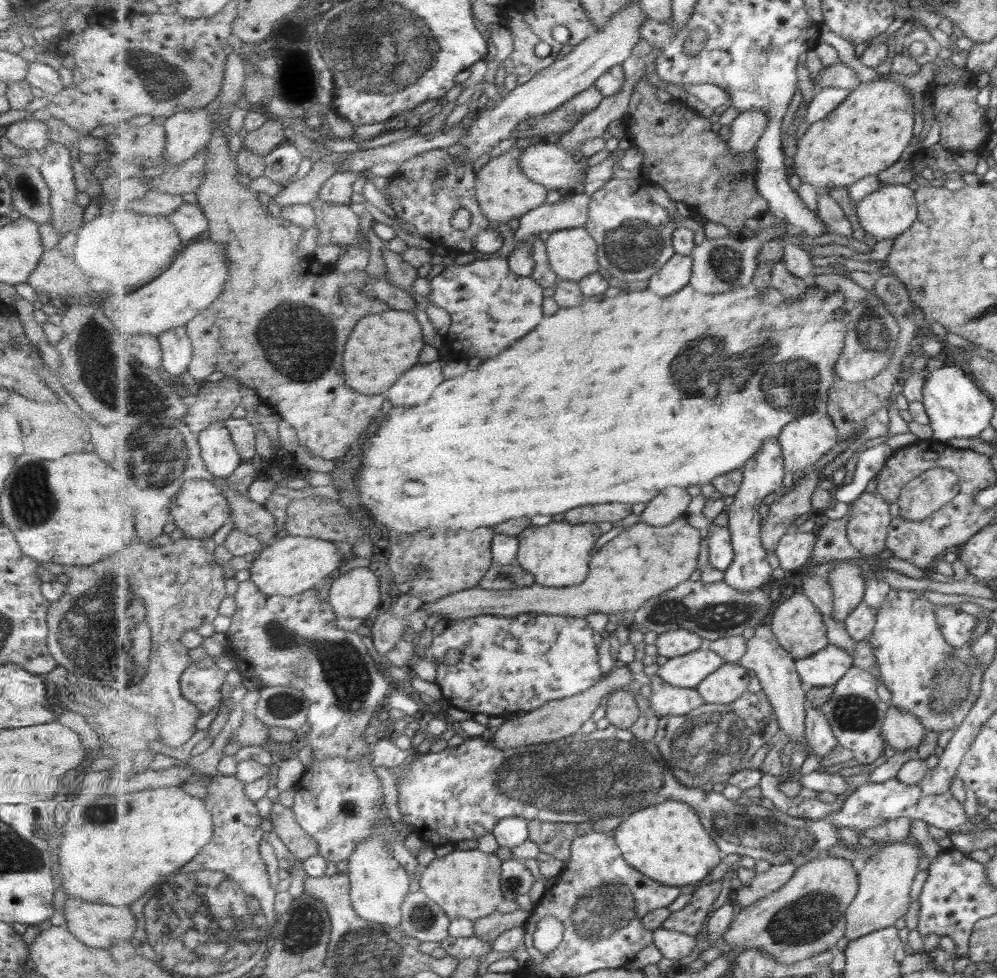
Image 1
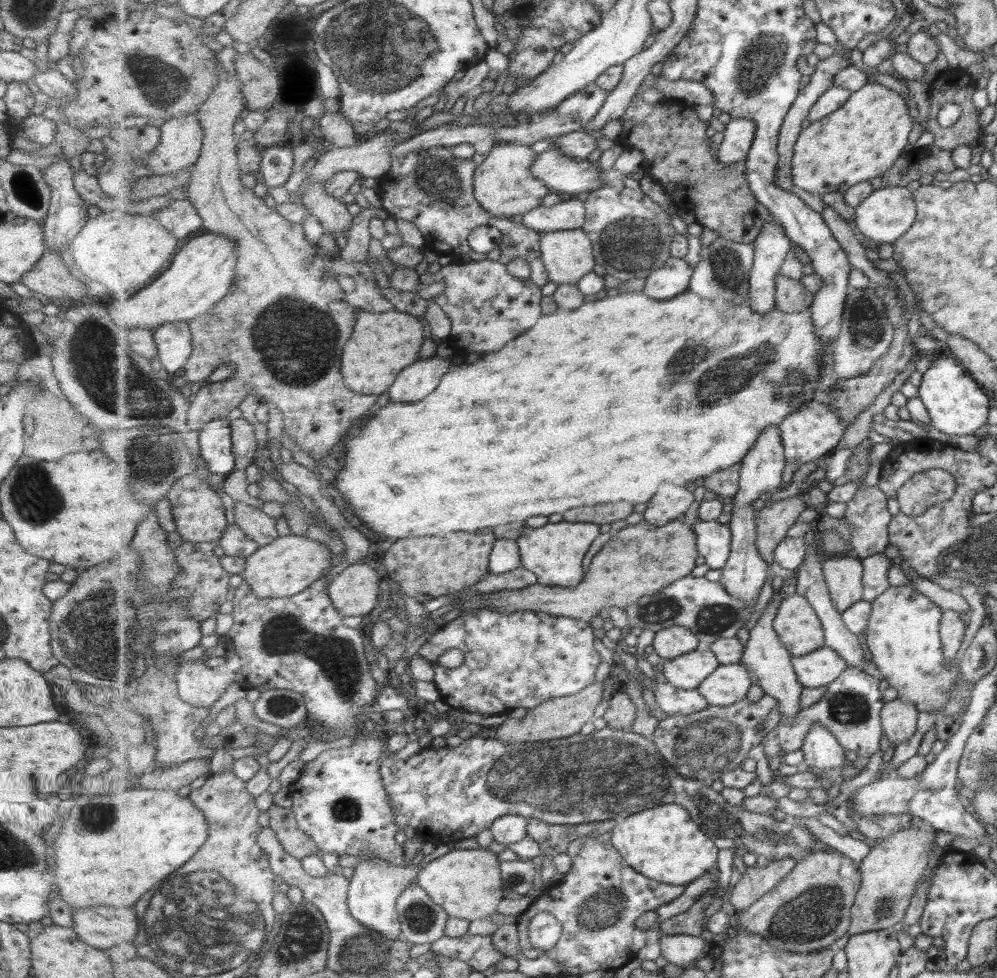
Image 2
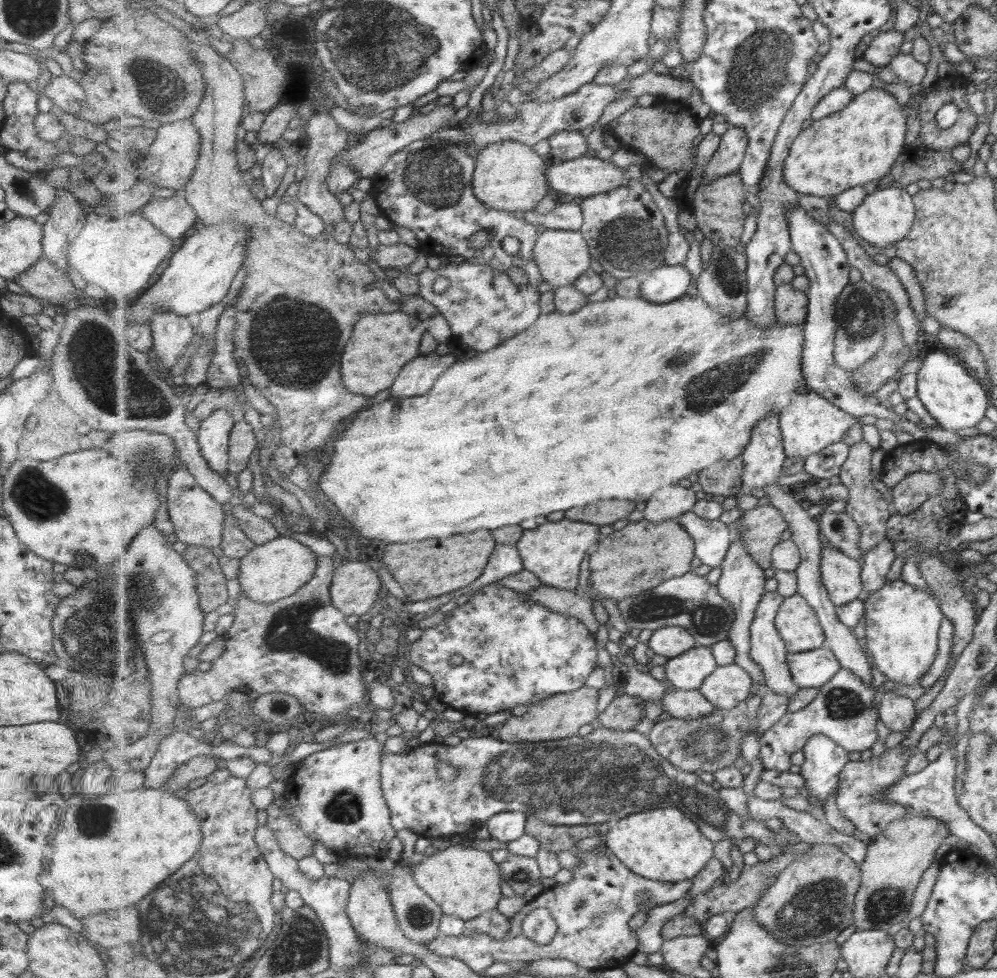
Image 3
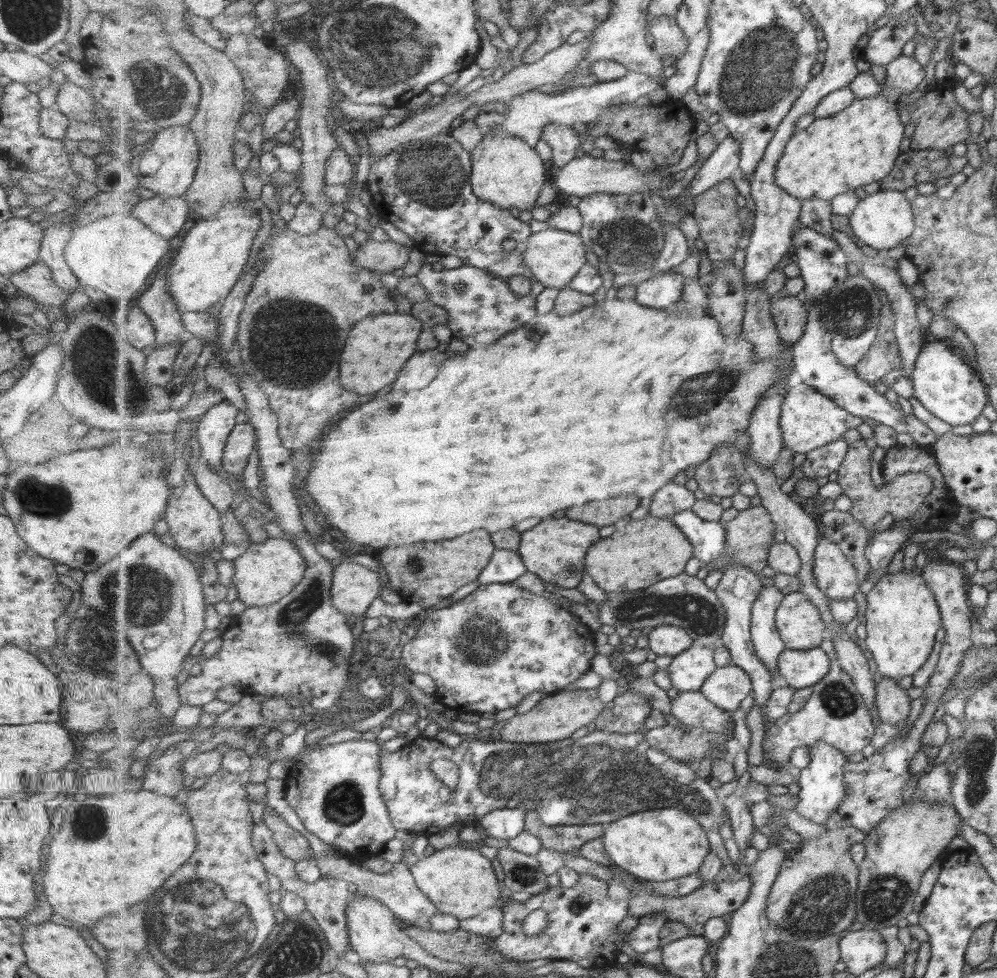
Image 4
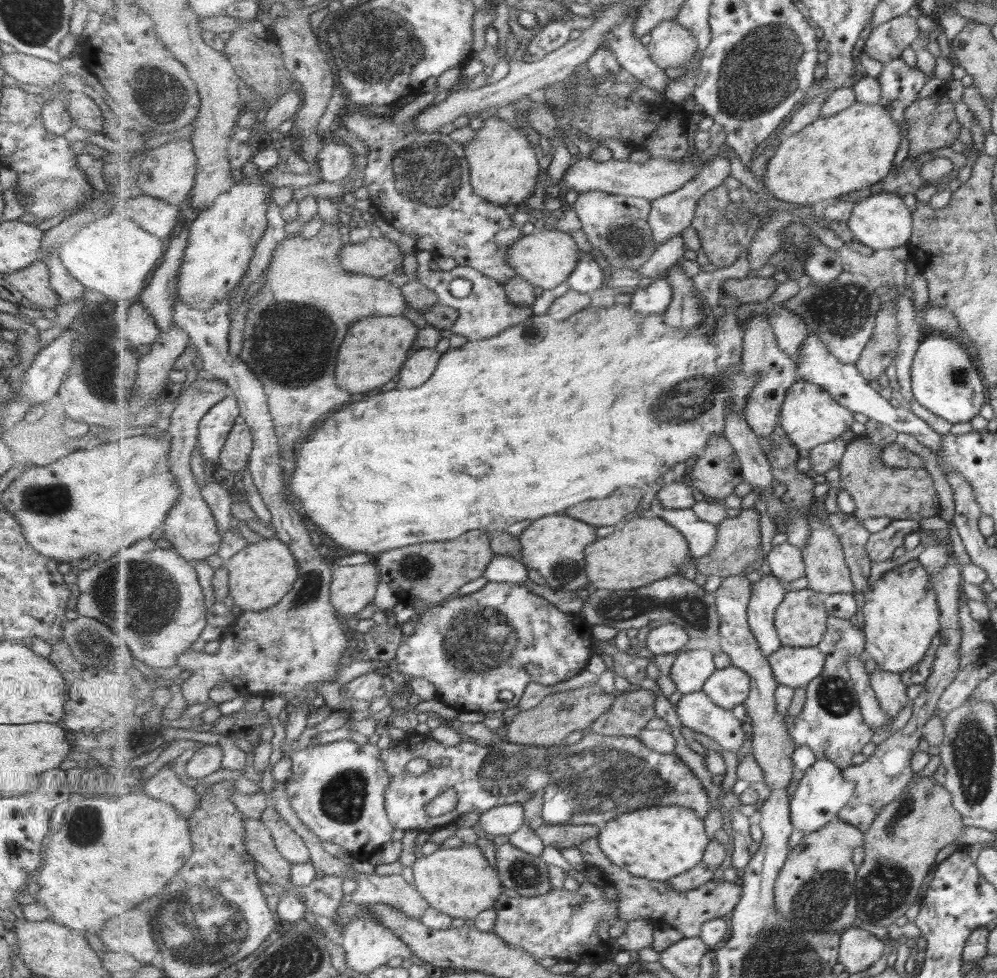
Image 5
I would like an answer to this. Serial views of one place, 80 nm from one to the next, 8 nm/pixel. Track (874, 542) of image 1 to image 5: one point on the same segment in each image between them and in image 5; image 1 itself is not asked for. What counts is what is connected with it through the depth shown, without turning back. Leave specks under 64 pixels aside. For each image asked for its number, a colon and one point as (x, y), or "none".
2: (869, 519)
3: (866, 505)
4: (900, 496)
5: (902, 493)

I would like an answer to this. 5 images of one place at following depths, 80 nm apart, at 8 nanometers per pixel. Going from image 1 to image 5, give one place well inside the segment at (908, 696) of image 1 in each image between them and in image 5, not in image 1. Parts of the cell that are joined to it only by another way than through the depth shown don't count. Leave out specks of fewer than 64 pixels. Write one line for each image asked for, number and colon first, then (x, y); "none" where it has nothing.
2: (901, 639)
3: (901, 626)
4: (901, 617)
5: (899, 610)

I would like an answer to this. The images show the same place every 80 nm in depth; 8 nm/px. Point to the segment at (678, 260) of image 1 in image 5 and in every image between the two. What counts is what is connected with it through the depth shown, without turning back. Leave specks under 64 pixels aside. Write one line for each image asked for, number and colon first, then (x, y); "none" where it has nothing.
2: (674, 278)
3: (667, 284)
4: (660, 292)
5: (653, 297)

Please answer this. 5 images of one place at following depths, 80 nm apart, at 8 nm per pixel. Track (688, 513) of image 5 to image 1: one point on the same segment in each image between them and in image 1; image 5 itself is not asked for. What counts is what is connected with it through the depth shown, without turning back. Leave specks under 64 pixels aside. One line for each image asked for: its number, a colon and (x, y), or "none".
1: (719, 539)
2: (714, 539)
3: (713, 538)
4: (709, 538)

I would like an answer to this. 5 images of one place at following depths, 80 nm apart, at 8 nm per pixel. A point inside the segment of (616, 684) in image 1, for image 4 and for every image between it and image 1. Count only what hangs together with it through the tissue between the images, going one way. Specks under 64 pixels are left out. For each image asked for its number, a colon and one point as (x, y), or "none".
2: (561, 717)
3: (561, 716)
4: (555, 717)

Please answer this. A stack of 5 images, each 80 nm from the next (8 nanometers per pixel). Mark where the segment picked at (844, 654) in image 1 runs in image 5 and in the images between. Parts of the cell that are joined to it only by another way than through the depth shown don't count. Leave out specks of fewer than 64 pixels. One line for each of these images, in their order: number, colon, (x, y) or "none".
2: (820, 668)
3: (811, 669)
4: (800, 668)
5: (796, 667)

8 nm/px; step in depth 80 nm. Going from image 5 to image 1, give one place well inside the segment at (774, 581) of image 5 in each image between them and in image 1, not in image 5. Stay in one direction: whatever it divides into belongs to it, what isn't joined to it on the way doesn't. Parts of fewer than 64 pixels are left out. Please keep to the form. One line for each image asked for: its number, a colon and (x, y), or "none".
1: (776, 669)
2: (766, 656)
3: (769, 650)
4: (768, 643)

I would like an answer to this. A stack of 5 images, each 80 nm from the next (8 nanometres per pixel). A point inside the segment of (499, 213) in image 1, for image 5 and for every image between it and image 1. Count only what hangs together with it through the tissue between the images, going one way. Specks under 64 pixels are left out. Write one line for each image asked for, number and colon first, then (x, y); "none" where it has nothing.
2: (504, 184)
3: (509, 175)
4: (507, 171)
5: (505, 167)

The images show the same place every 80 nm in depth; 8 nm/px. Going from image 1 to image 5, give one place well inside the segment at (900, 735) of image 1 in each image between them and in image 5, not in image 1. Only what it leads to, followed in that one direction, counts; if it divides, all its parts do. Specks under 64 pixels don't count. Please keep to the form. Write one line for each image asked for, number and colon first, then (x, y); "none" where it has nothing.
2: (899, 718)
3: (896, 712)
4: (892, 701)
5: (892, 694)

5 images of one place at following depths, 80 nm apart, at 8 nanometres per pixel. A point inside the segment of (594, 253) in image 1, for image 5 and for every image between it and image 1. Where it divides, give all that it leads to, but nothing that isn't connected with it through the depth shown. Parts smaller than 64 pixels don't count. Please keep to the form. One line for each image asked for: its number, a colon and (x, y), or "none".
2: (568, 255)
3: (563, 256)
4: (555, 257)
5: (546, 259)

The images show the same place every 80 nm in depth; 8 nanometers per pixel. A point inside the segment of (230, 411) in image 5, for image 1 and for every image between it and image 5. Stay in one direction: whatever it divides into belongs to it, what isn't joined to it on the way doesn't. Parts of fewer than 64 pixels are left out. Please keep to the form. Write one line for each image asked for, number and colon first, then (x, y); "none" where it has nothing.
1: (222, 458)
2: (216, 437)
3: (214, 434)
4: (212, 433)

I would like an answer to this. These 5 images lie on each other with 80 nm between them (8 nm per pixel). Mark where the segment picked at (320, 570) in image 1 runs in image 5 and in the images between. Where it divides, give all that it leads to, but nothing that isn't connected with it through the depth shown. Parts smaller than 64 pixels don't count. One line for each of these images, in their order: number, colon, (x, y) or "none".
2: (285, 567)
3: (276, 569)
4: (268, 571)
5: (261, 575)

